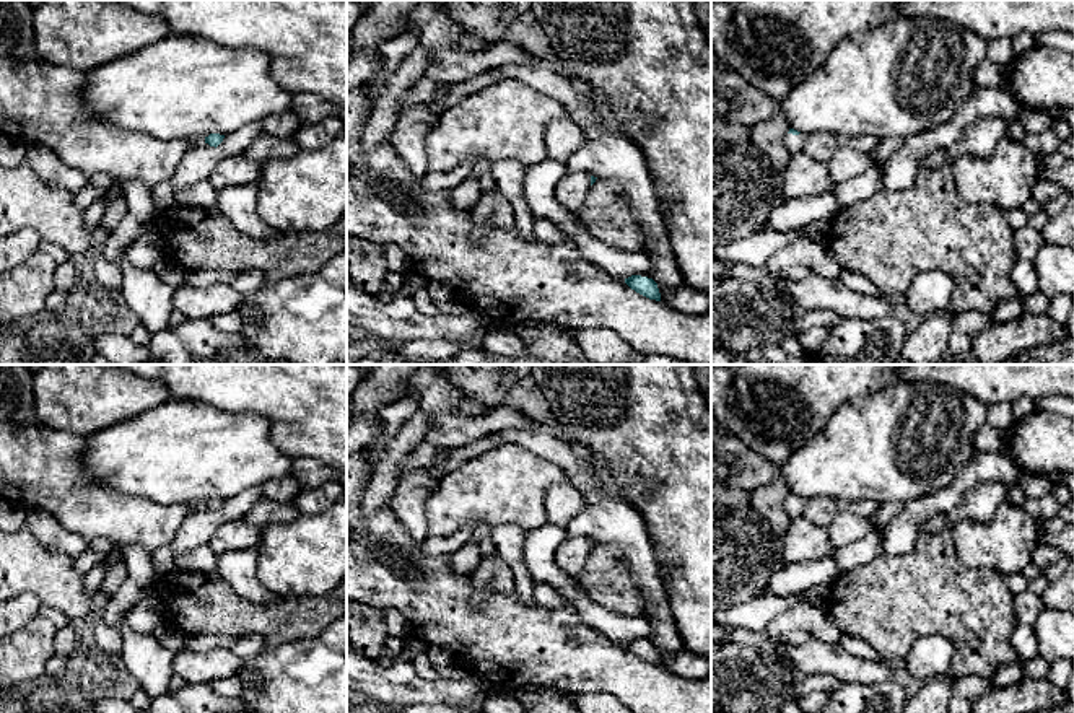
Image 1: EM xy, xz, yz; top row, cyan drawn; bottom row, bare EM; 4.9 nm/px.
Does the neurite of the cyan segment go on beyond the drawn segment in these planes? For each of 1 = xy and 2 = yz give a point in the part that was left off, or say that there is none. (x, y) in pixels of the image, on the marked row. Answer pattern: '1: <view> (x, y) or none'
1: none
2: yz (794, 144)

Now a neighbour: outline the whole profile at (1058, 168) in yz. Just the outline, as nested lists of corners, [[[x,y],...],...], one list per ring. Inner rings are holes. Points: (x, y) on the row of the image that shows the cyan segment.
[[[1061,153],[1043,158],[1038,161],[1038,174],[1041,179],[1063,186],[1067,194],[1074,194],[1074,158]]]

